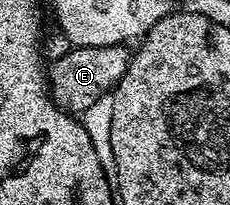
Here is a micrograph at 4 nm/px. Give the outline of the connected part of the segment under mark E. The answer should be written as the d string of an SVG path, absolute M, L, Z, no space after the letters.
M127 44L106 46L82 46L69 48L56 62L46 69L46 89L52 102L60 109L73 115L83 114L85 109L94 107L98 99L109 96L122 75L128 69L130 49Z

